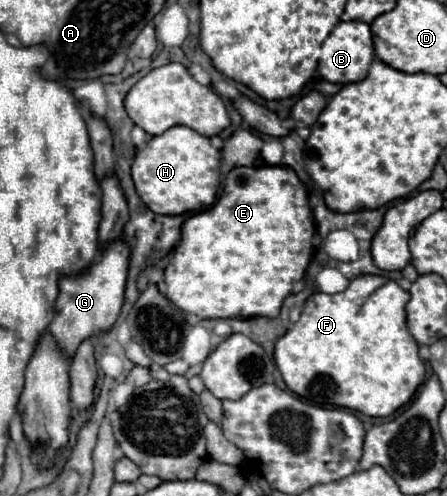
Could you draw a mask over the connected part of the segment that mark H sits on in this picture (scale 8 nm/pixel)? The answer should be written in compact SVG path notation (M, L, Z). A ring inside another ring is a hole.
M173 126L163 134L153 136L149 144L137 152L131 166L135 190L155 214L185 214L211 206L217 198L217 174L219 150L211 146L209 138L187 126Z

